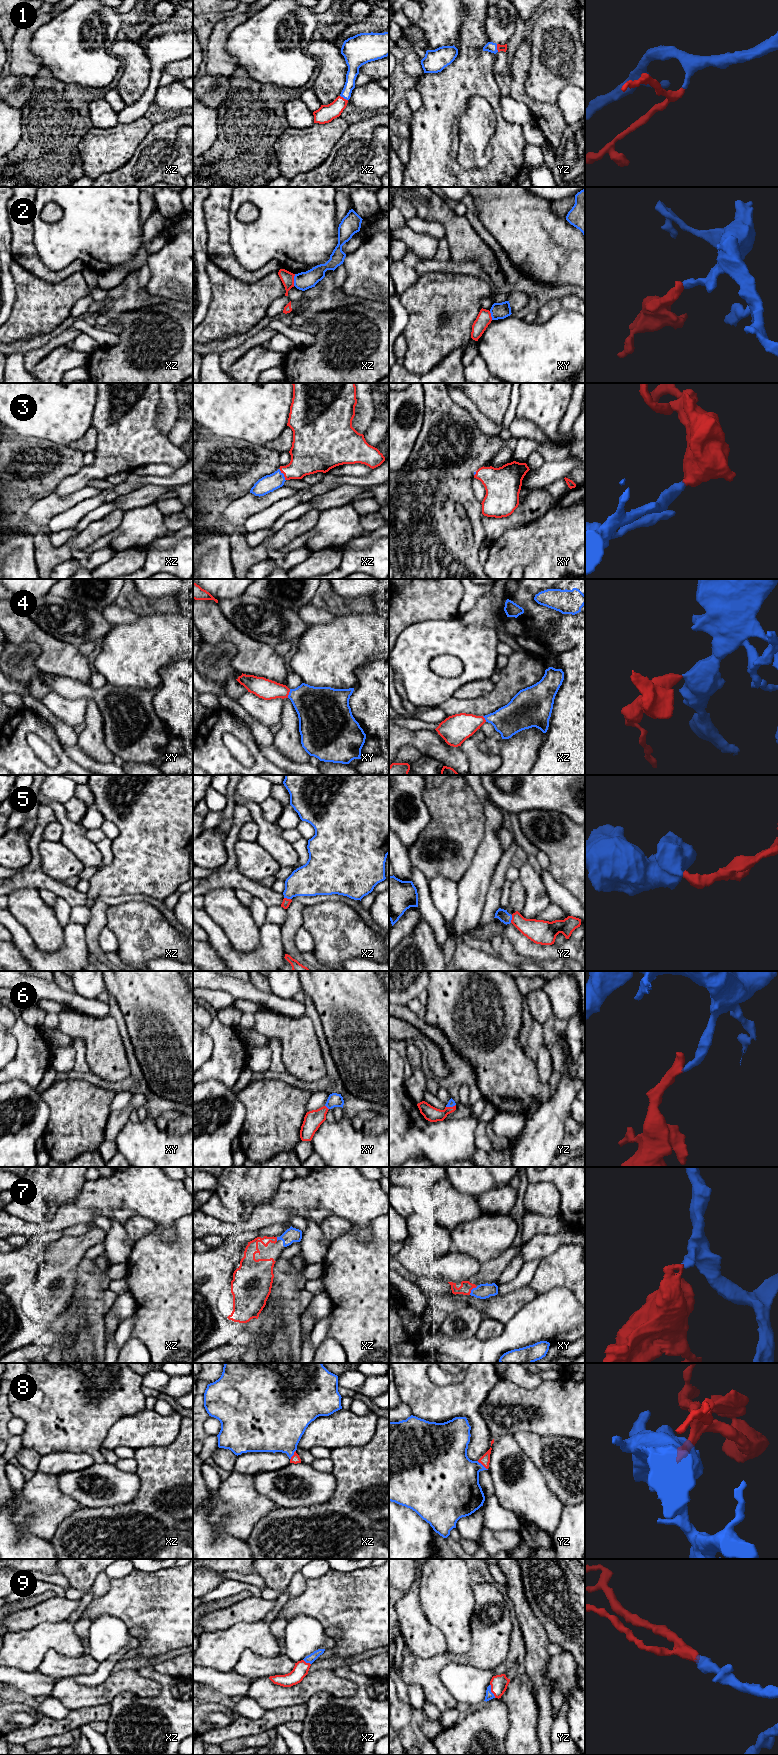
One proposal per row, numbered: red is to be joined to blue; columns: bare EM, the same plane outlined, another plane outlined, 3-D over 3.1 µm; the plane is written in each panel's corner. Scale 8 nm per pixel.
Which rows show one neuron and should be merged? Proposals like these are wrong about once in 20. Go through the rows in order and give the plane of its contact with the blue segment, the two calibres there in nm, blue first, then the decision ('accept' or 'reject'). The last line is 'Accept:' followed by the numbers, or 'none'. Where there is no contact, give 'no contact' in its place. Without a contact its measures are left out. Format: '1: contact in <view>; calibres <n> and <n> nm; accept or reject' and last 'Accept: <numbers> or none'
1: contact in xz; calibres 100 and 140 nm; accept
2: contact in xz; calibres 140 and 110 nm; reject
3: contact in xz; calibres 140 and 280 nm; accept
4: contact in xy; calibres 320 and 160 nm; accept
5: contact in yz; calibres 90 and 190 nm; accept
6: contact in xy; calibres 110 and 150 nm; accept
7: contact in xy; calibres 120 and 90 nm; accept
8: contact in yz; calibres 400 and 80 nm; accept
9: contact in yz; calibres 60 and 140 nm; accept
Accept: 1, 3, 4, 5, 6, 7, 8, 9

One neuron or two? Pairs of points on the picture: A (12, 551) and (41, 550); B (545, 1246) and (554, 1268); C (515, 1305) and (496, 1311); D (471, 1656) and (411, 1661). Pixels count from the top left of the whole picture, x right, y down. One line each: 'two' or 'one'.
A: two
B: two
C: one
D: one

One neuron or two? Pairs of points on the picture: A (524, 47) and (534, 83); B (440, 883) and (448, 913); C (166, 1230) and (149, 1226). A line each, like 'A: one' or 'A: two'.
A: two
B: one
C: two

